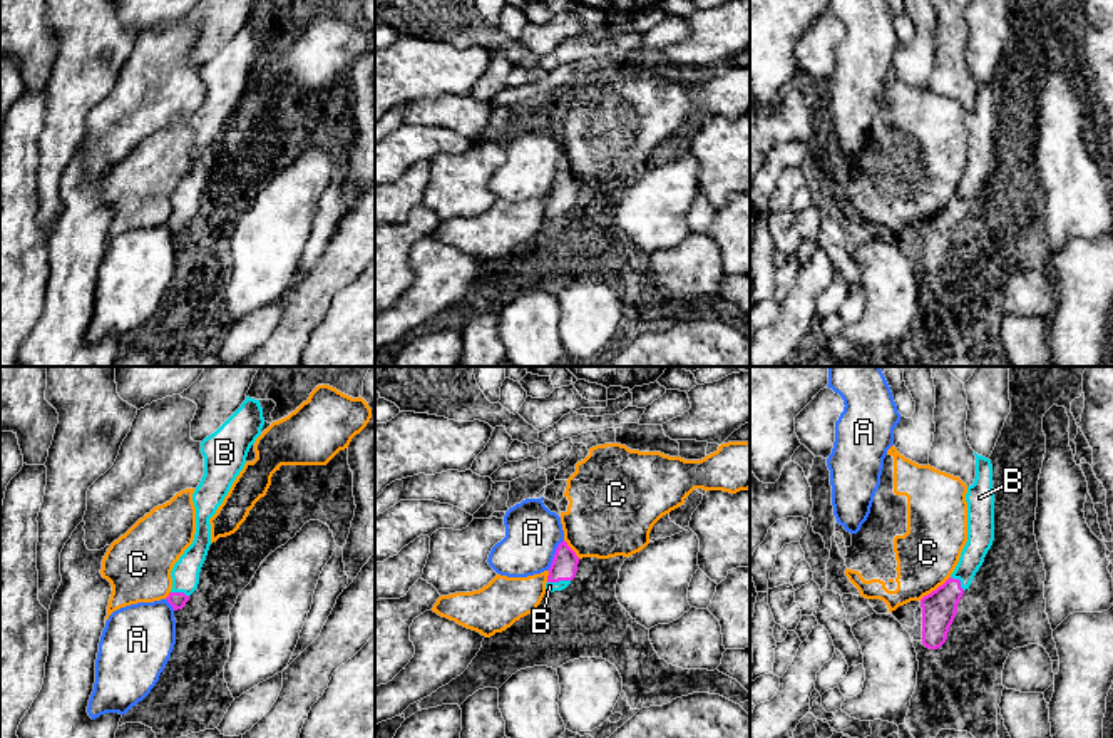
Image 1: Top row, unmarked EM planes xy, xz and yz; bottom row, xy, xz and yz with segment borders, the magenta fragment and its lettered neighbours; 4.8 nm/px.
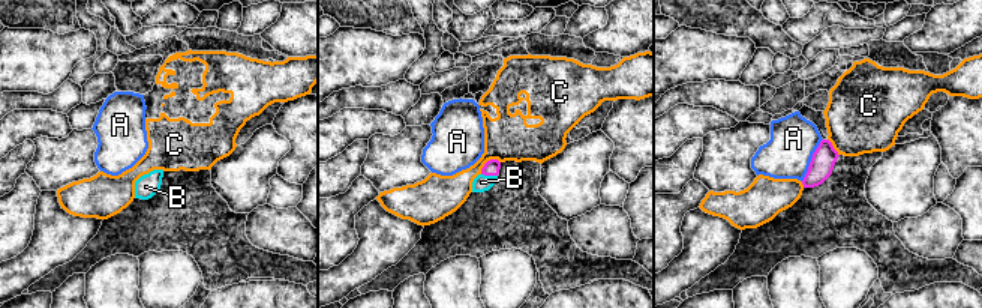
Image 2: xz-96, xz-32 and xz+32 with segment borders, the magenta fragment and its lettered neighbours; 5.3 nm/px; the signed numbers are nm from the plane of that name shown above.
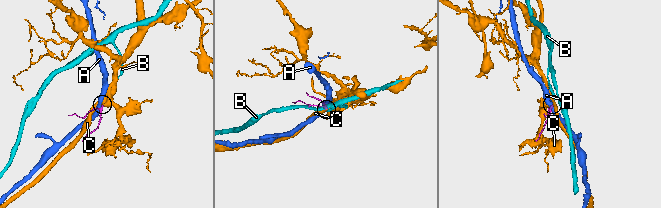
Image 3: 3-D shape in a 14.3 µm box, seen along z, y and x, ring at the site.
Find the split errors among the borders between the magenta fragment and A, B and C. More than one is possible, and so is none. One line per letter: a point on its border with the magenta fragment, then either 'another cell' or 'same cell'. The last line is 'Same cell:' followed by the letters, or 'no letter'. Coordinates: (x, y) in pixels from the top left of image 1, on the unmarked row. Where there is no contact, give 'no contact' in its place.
A: contact xz (554, 179); another cell
B: contact xz (558, 206); same cell
C: contact yz (936, 215); another cell
Same cell: B

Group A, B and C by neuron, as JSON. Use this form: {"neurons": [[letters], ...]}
{"neurons": [["A"], ["B"], ["C"]]}

